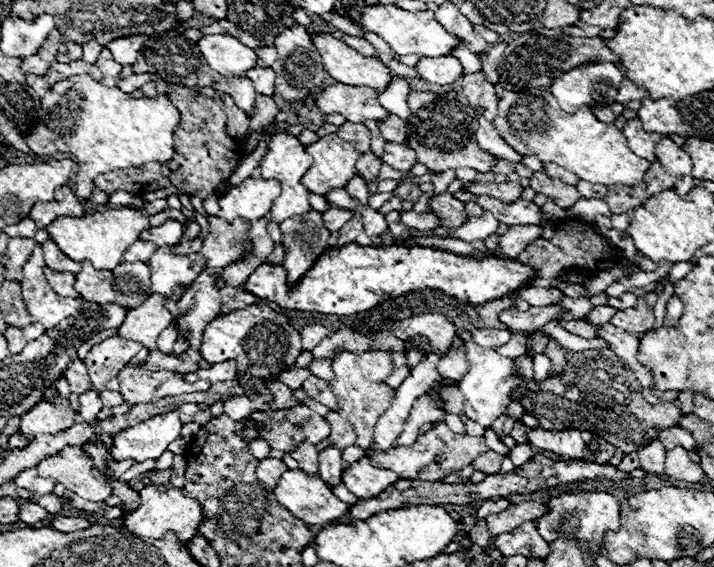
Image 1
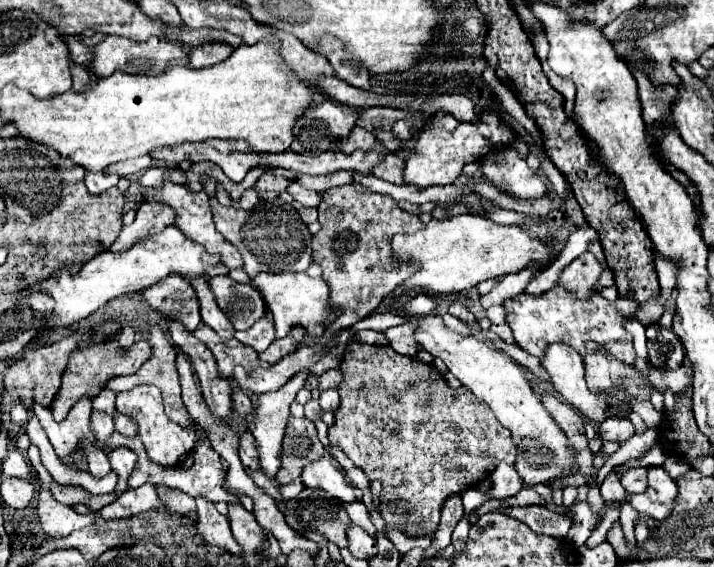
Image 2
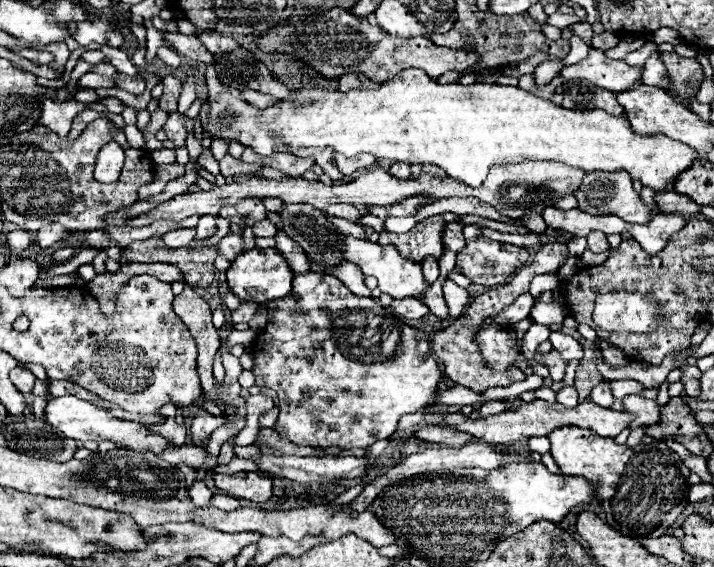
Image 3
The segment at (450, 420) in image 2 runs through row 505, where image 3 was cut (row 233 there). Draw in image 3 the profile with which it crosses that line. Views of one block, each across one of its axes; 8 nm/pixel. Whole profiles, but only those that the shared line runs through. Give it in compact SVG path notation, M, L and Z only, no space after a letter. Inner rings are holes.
M430 216L422 222L422 226L412 228L412 240L408 244L394 244L396 234L380 234L380 244L392 244L404 258L412 258L414 262L422 262L426 256L440 258L444 254L442 234L446 228L446 220L442 216Z

